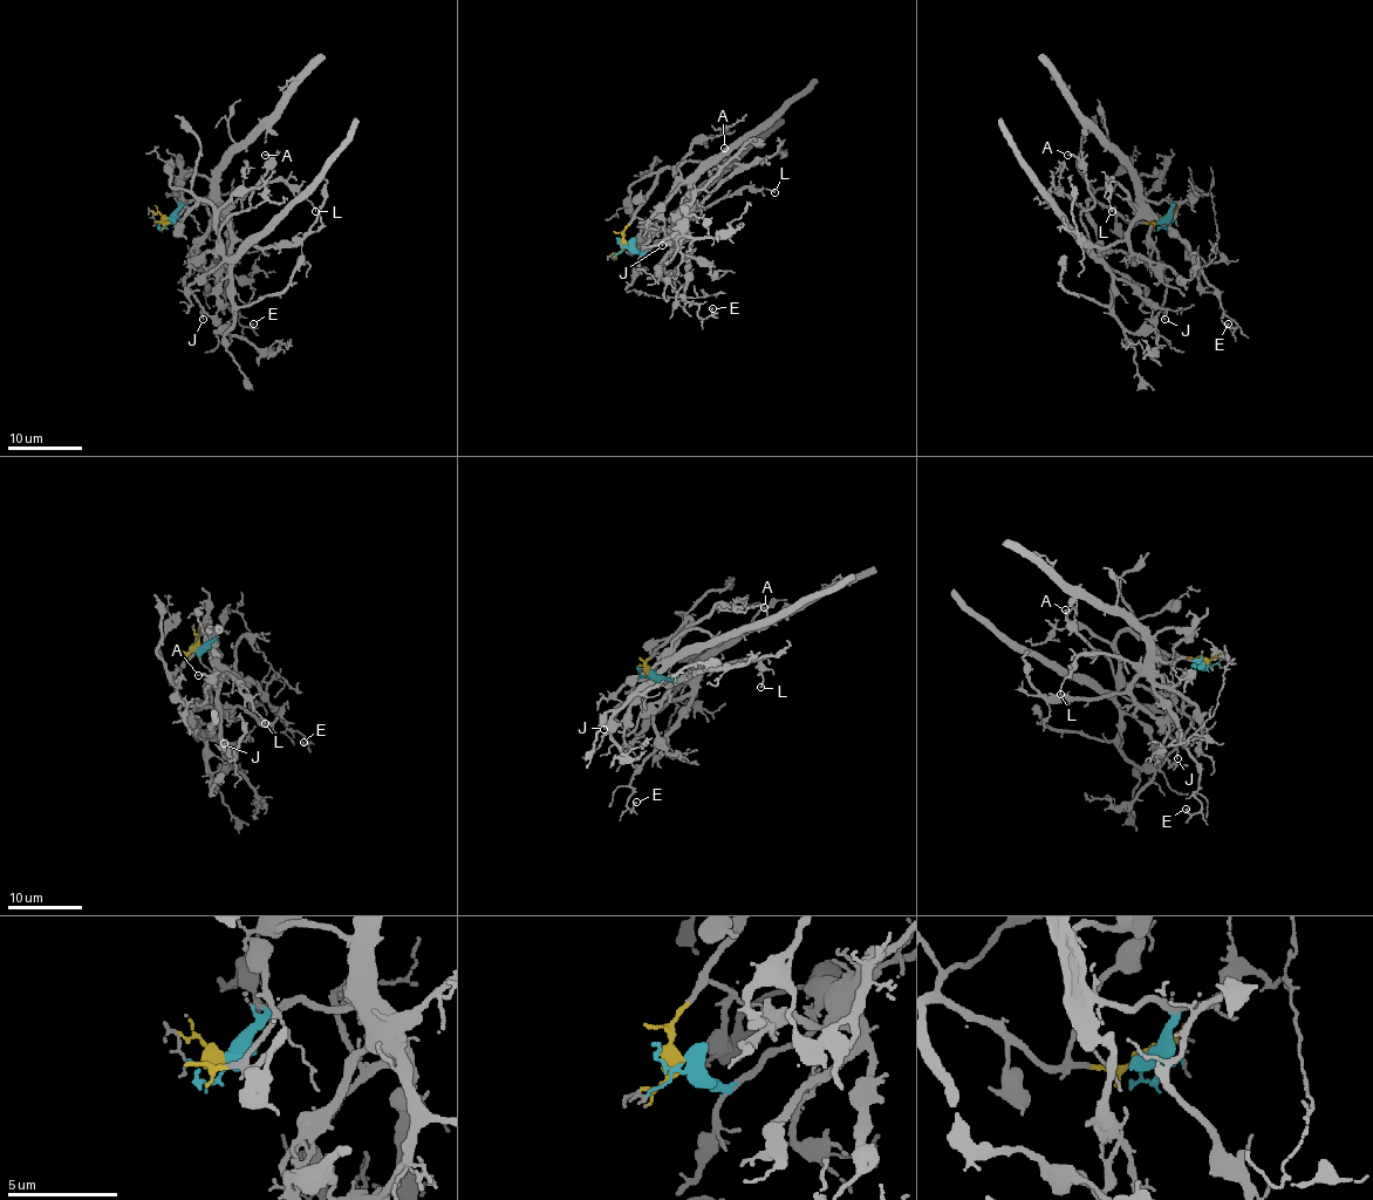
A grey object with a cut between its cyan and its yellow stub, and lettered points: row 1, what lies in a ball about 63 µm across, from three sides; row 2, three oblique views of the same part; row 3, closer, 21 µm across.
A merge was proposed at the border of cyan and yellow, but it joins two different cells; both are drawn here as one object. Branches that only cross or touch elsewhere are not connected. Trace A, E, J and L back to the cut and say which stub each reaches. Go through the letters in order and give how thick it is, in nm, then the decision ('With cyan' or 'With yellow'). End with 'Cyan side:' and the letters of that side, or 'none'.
A: Thickness 120 nm. With yellow
E: Thickness 110 nm. With cyan
J: Thickness 110 nm. With cyan
L: Thickness 90 nm. With cyan
Cyan side: E, J, L

